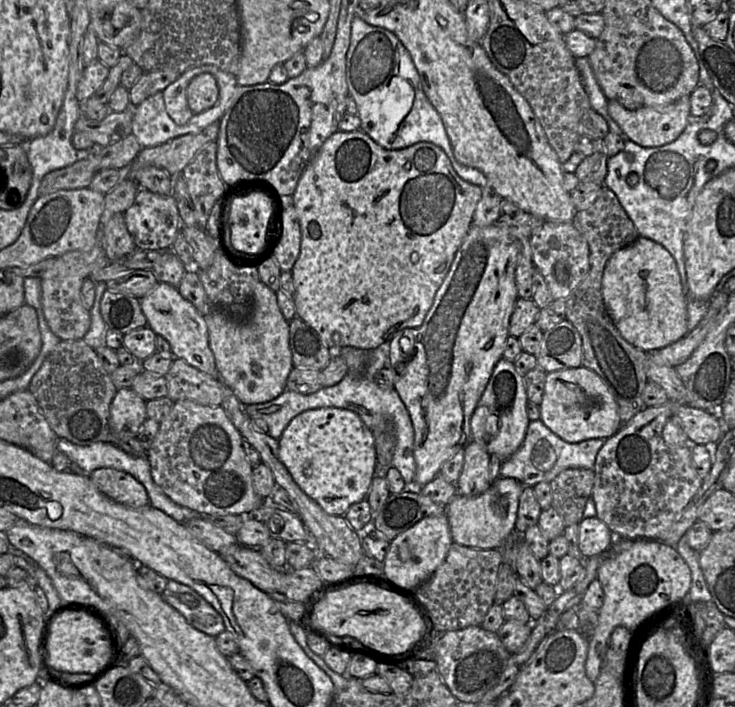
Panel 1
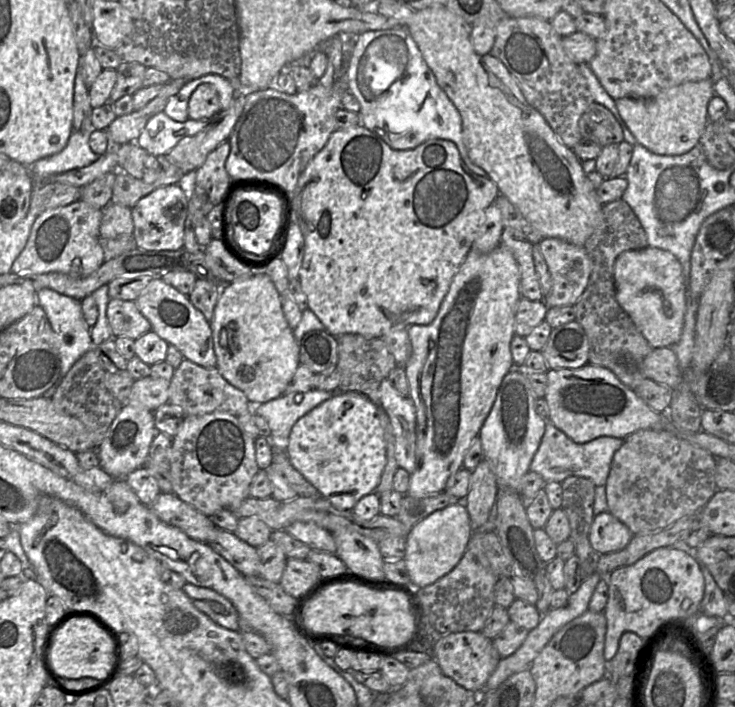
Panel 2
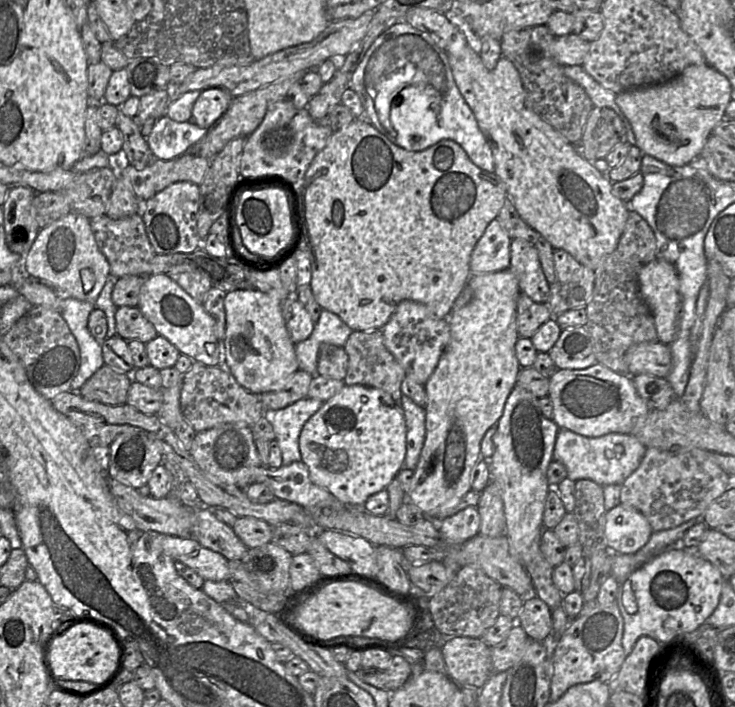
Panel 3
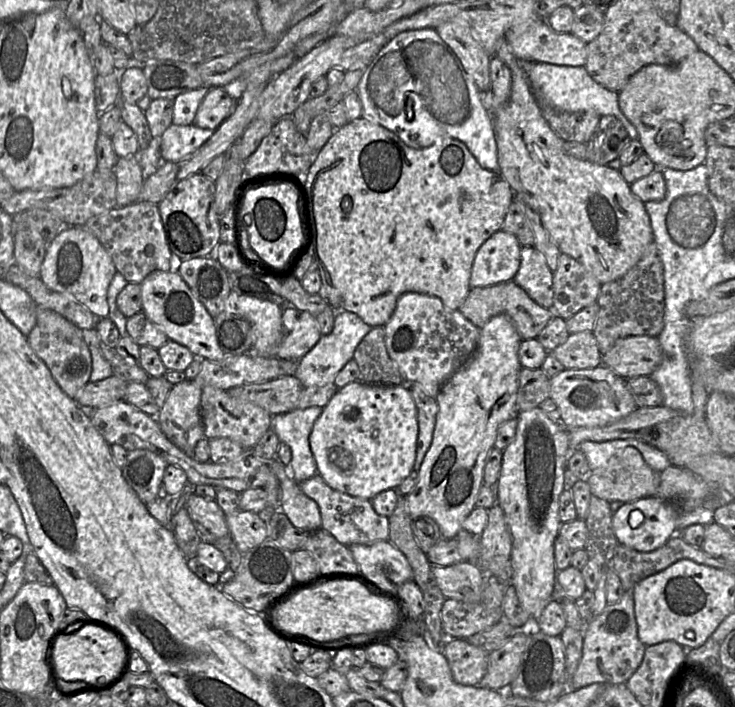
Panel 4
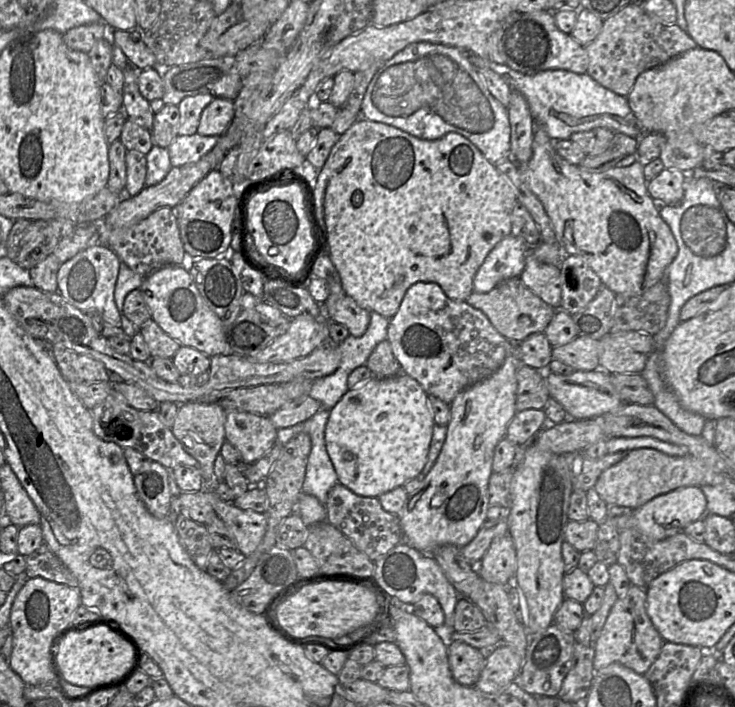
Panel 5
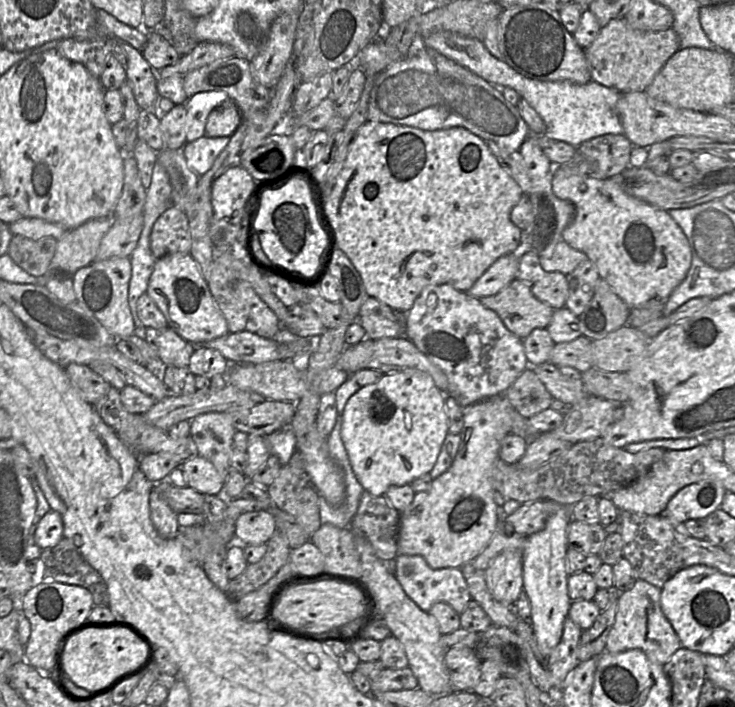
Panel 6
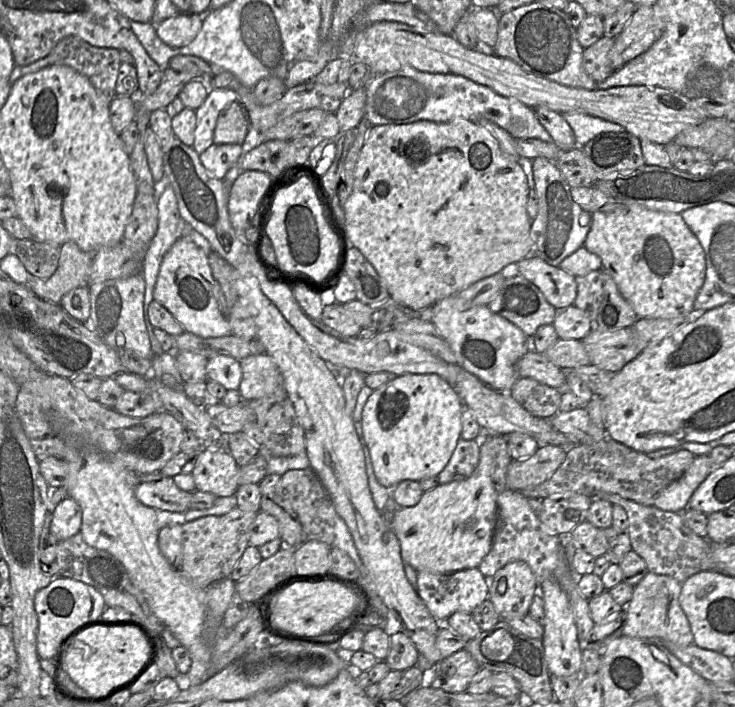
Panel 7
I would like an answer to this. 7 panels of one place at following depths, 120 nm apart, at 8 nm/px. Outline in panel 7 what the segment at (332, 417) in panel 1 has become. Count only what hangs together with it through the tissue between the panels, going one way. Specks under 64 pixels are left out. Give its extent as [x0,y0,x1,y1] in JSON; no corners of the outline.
[361,374,464,488]

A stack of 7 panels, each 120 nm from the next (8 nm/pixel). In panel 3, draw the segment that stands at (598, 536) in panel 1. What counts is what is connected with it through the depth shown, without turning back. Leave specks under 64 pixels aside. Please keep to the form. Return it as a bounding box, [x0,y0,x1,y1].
[604,504,653,554]

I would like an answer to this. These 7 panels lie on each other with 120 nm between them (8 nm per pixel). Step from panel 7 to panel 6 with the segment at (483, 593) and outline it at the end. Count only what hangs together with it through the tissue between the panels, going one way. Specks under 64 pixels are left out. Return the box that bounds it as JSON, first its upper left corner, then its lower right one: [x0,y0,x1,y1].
[394,554,472,614]

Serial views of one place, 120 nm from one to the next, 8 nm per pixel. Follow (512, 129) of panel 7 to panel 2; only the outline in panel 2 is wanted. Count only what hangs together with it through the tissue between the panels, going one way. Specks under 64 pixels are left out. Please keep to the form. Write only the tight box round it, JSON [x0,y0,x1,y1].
[346,27,488,176]

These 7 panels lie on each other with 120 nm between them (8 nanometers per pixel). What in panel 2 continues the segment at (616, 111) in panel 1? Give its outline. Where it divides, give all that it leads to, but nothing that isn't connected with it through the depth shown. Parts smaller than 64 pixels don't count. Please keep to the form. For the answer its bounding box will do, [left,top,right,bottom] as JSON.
[615,79,714,155]

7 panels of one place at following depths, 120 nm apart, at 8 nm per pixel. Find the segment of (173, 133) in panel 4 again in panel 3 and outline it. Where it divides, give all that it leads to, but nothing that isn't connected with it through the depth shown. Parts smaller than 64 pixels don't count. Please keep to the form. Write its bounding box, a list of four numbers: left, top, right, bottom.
[146,115,208,160]

